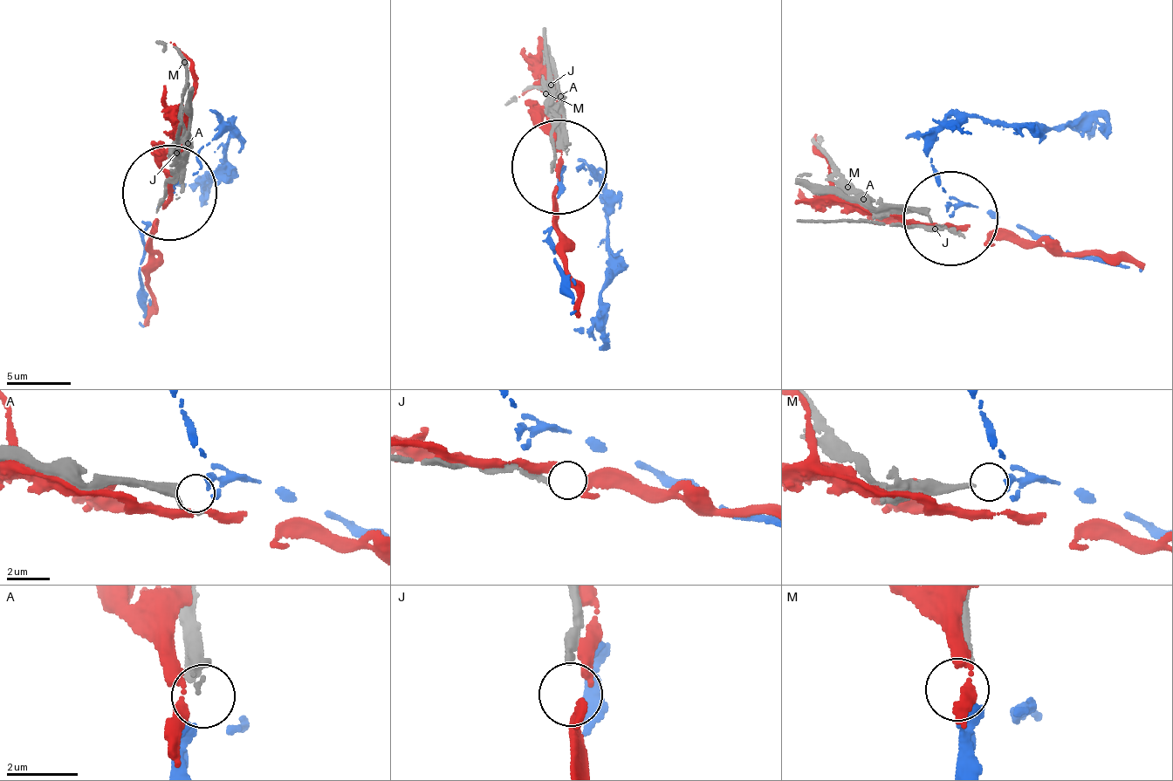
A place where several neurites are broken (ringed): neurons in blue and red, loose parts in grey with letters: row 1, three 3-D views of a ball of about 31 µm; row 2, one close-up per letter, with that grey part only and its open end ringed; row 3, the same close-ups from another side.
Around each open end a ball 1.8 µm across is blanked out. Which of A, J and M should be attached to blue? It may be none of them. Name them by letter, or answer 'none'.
M

